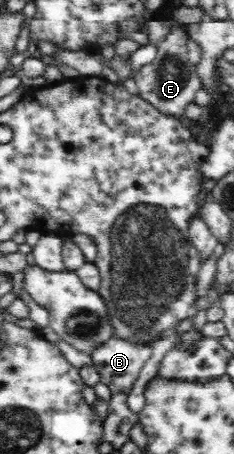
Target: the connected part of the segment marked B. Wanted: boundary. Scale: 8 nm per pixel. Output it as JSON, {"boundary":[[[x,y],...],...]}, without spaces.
{"boundary":[[[160,335],[158,338],[153,340],[152,342],[140,343],[140,342],[129,342],[127,339],[113,338],[106,346],[101,346],[92,357],[96,370],[100,374],[101,383],[108,386],[110,390],[112,390],[112,394],[118,393],[118,391],[127,391],[130,392],[138,374],[142,367],[144,367],[145,363],[151,358],[154,351],[154,341],[160,341],[165,336]]]}

